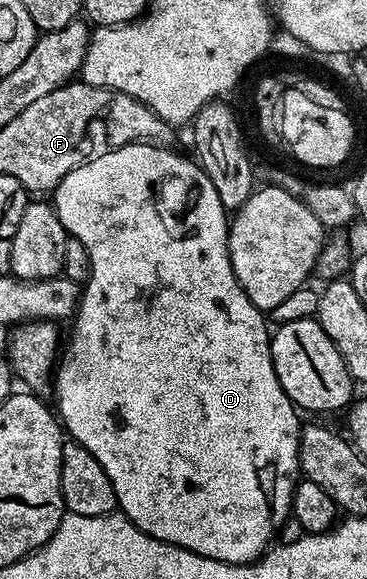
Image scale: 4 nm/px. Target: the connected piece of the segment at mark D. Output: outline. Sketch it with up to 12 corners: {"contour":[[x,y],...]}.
{"contour":[[198,162],[54,187],[64,432],[162,543],[254,563],[301,415]]}

